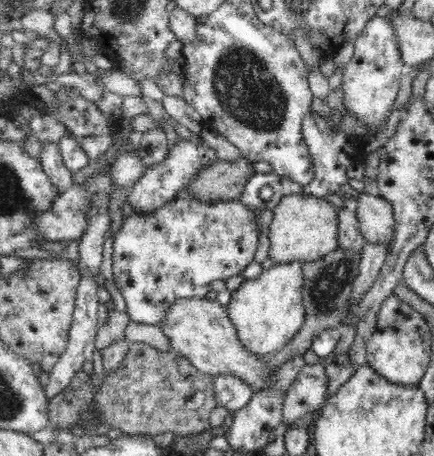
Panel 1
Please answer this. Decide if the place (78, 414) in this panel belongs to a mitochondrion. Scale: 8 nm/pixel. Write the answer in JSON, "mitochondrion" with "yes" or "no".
{"mitochondrion":"yes"}

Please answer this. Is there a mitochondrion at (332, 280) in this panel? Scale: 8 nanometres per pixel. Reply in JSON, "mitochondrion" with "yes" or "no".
{"mitochondrion":"yes"}

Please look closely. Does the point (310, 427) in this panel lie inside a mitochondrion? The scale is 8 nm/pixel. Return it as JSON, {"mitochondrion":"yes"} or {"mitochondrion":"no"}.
{"mitochondrion":"no"}

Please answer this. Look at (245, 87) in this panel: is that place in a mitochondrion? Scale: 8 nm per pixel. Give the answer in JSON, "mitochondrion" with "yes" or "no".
{"mitochondrion":"yes"}

